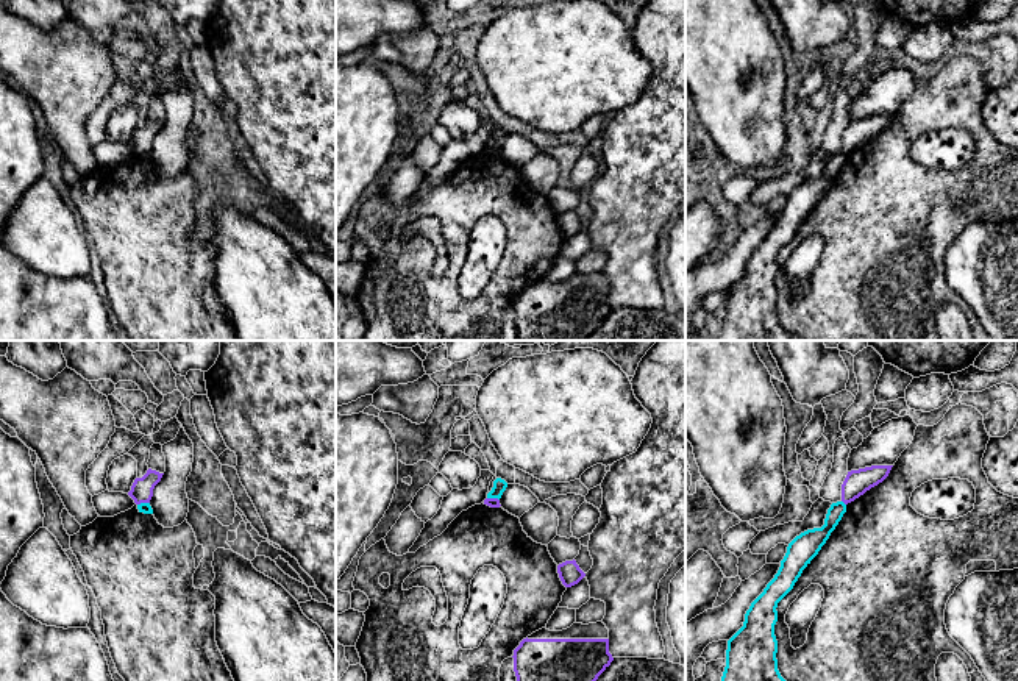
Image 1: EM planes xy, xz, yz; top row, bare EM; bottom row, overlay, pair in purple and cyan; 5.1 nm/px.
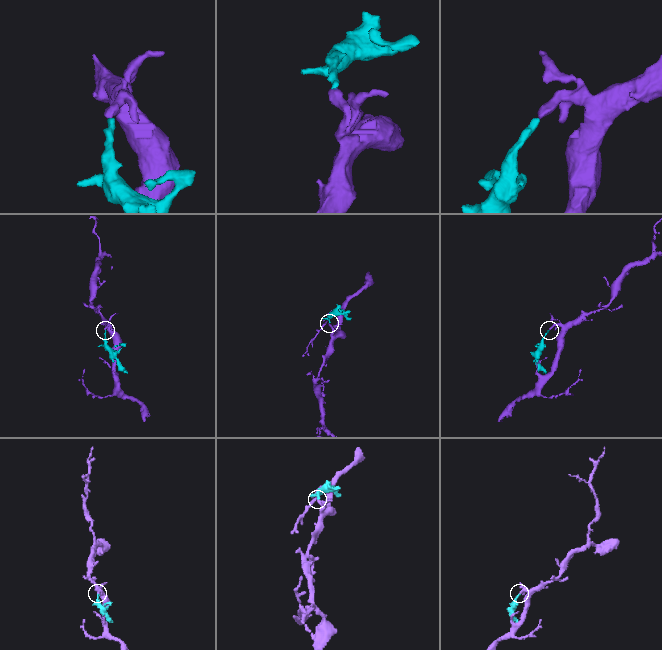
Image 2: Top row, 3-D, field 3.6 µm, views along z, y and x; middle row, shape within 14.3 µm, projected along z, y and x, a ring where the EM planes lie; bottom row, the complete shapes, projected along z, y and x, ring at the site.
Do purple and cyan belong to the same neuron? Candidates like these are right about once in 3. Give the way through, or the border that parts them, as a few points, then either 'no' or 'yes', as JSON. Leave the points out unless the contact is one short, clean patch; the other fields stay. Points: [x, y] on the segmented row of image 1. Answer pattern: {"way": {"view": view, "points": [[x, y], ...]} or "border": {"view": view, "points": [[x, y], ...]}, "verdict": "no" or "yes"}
{"border": {"view": "yz", "points": [[842, 500], [845, 505]]}, "verdict": "no"}

